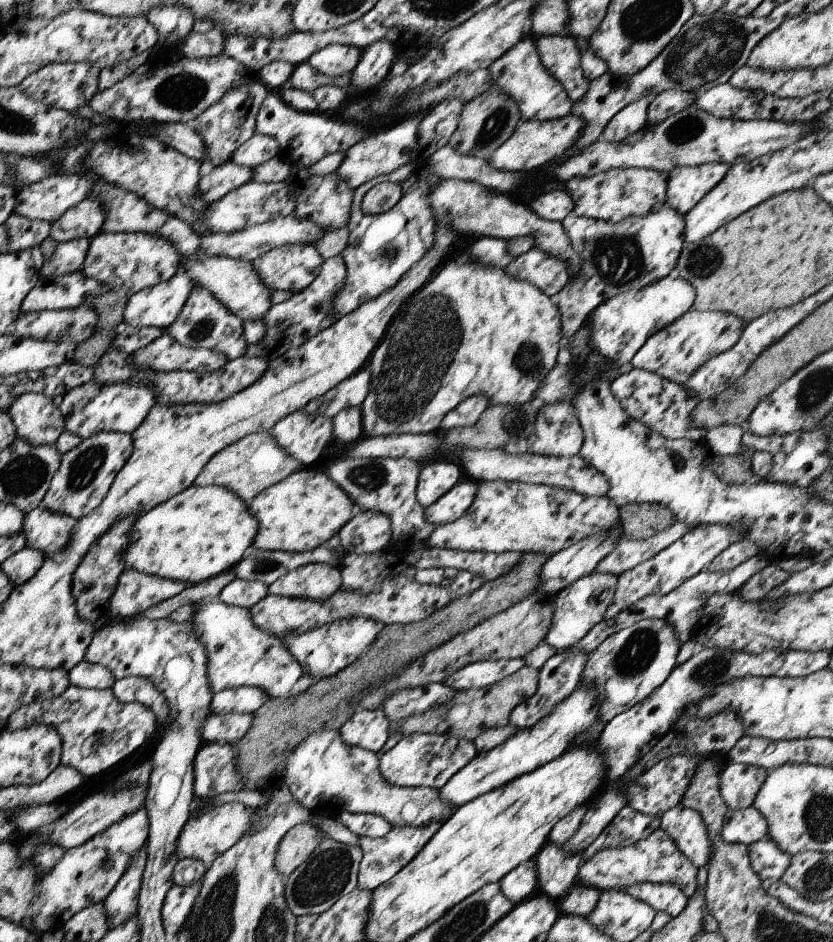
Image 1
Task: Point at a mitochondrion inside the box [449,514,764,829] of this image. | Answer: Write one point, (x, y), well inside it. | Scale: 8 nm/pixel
(635, 657)

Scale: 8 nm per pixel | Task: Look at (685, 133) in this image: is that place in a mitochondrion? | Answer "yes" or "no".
yes

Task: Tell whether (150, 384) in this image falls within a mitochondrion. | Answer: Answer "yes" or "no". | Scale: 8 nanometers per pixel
no

